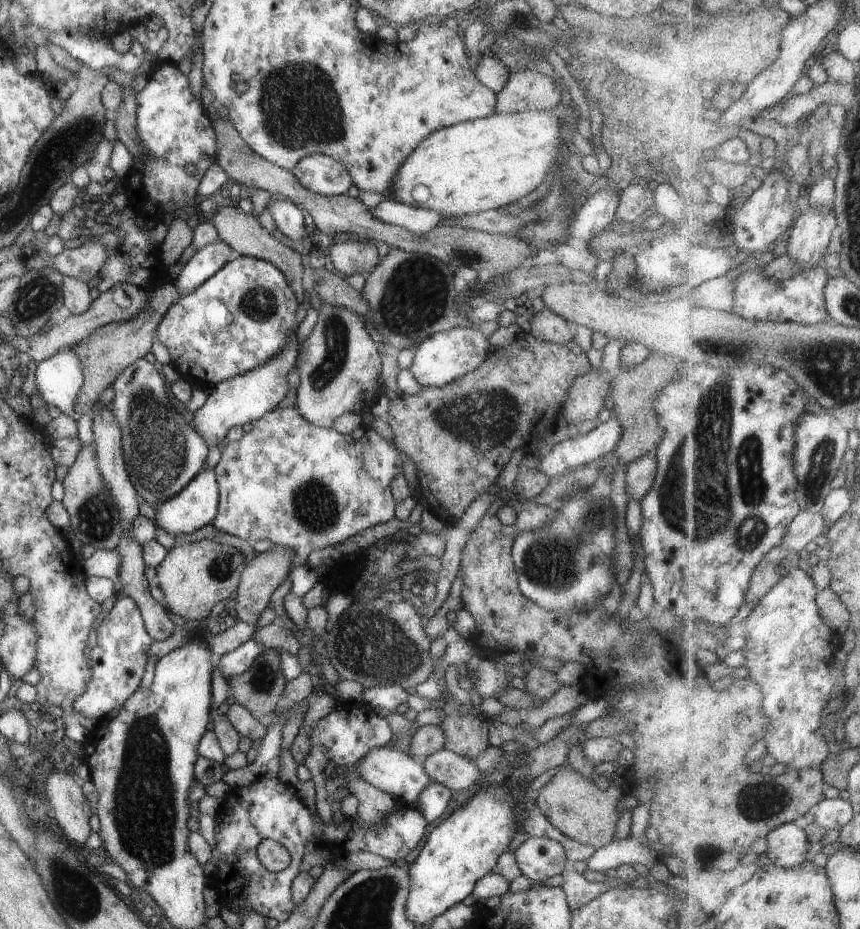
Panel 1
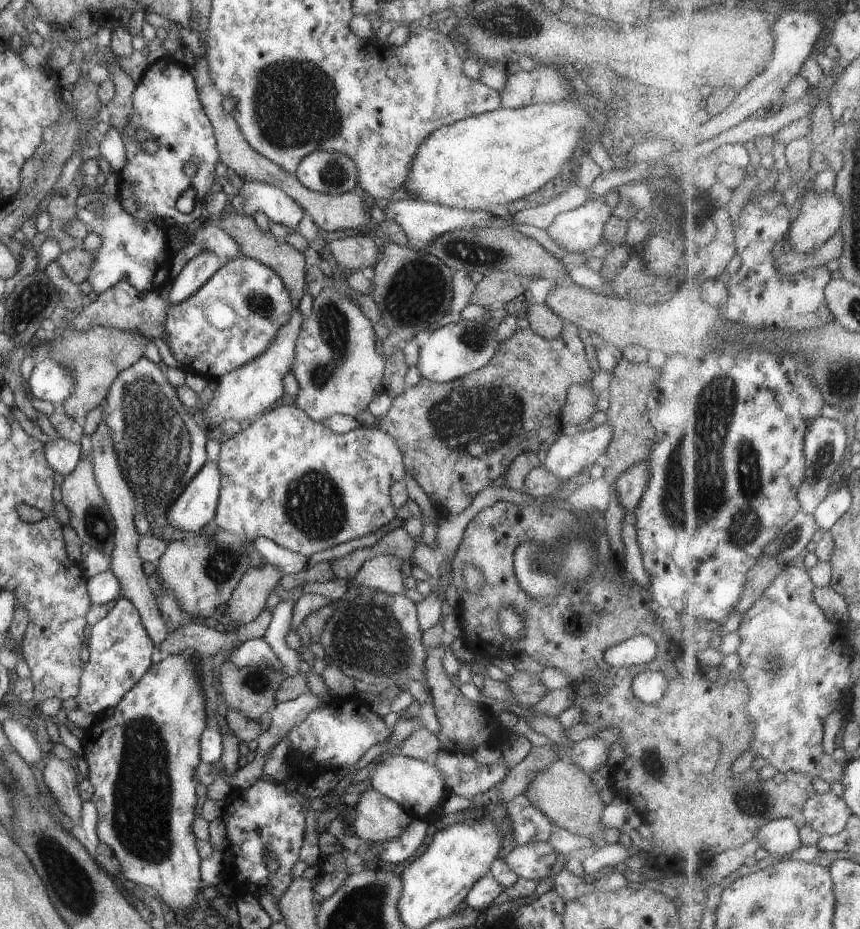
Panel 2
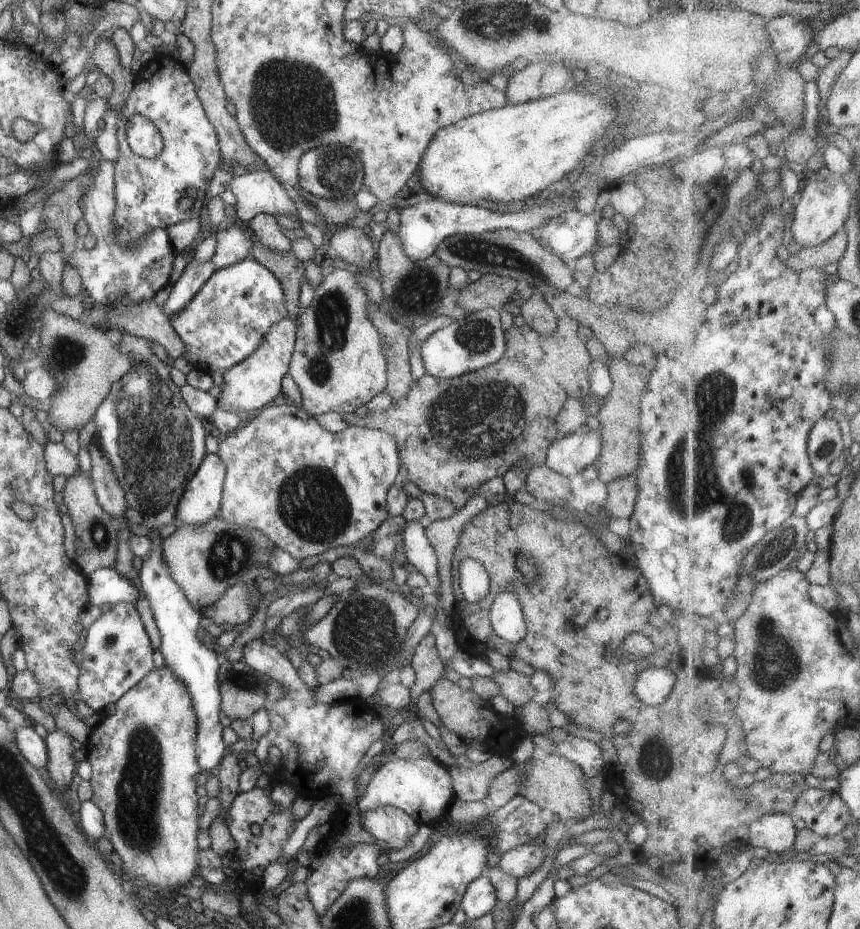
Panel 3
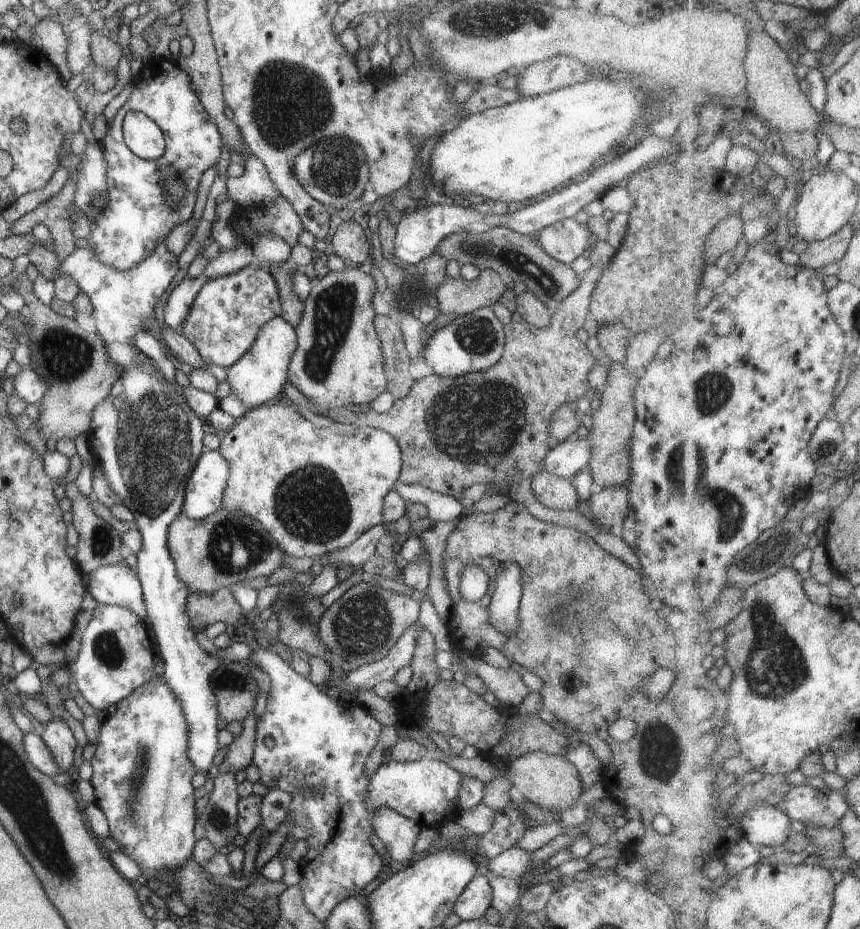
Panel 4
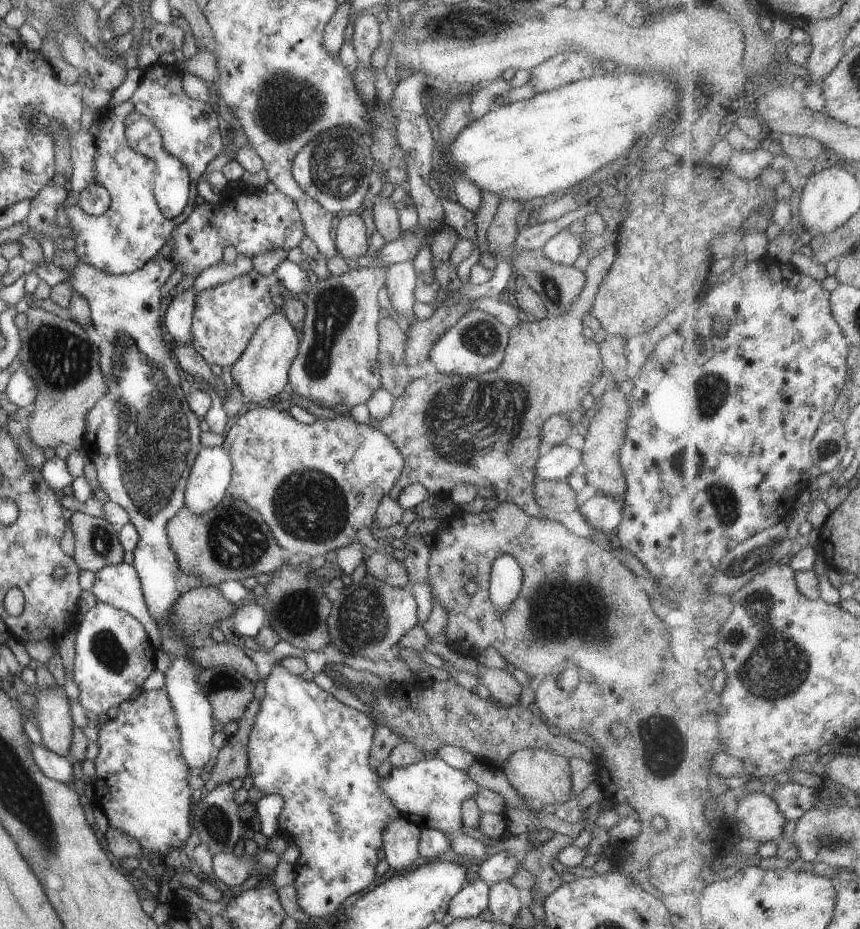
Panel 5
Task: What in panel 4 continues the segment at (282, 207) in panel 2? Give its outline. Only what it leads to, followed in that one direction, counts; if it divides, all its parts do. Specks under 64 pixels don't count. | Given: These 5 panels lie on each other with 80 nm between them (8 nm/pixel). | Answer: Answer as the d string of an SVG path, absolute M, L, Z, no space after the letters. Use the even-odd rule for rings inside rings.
M249 154L238 158L243 166L239 177L225 181L229 198L237 207L268 207L279 196L278 190L268 177L263 163Z

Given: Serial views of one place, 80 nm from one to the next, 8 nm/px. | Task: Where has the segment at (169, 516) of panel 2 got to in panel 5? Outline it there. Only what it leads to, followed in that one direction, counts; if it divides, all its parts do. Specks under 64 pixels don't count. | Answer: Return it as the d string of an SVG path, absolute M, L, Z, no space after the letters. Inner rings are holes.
M201 446L184 486L184 505L198 515L219 504L230 481L231 467L223 446Z

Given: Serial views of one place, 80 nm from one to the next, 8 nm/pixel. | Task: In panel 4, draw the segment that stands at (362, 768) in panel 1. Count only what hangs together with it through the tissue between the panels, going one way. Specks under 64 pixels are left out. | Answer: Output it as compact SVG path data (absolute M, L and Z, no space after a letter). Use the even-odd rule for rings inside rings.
M419 759L409 762L390 760L379 765L368 778L364 802L371 809L389 807L419 826L439 827L457 816L460 776L438 760Z

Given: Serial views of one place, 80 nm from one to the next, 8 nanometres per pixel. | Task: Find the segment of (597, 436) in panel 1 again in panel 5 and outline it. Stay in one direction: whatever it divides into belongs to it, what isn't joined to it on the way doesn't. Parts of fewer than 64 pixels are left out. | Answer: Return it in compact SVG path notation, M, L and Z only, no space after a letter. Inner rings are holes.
M553 445L543 449L537 459L535 478L537 479L564 479L571 473L579 470L581 451L565 445Z

